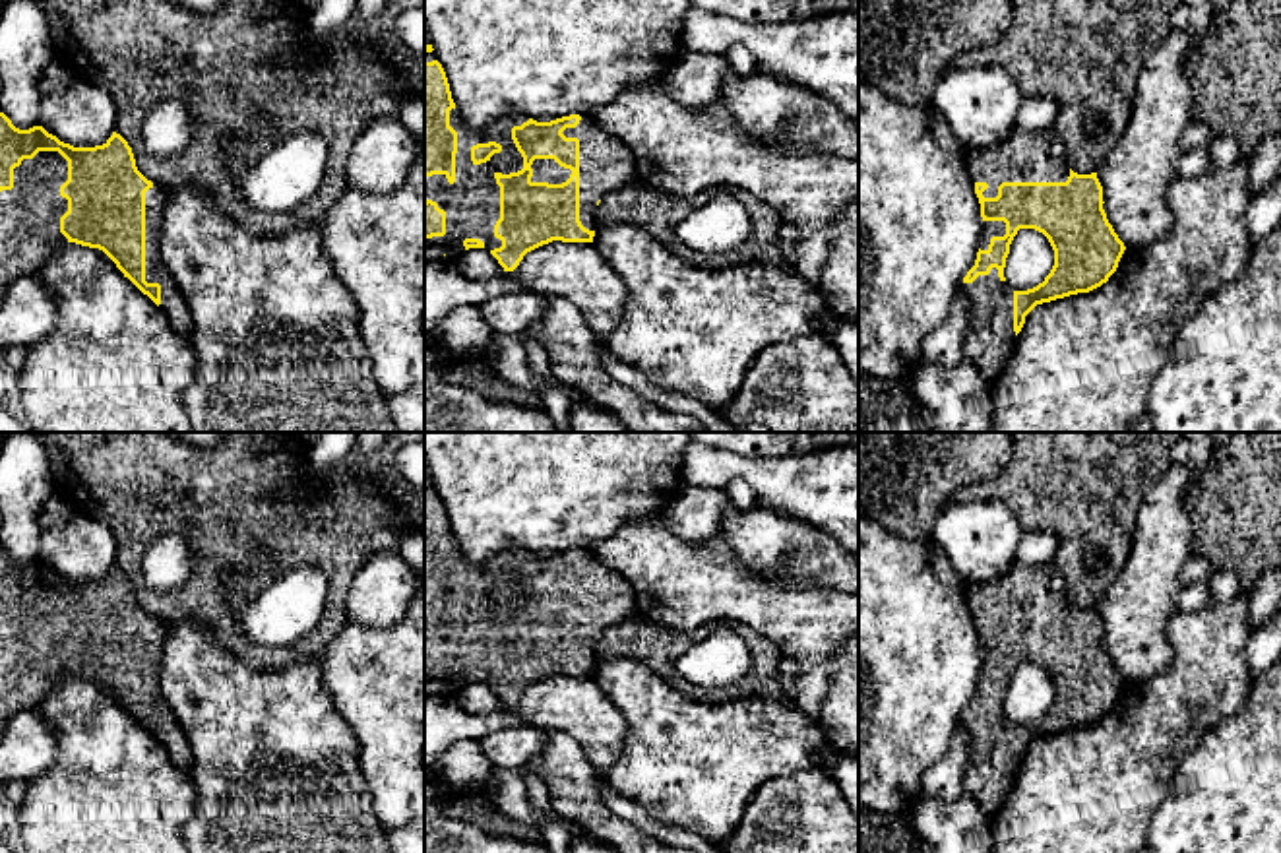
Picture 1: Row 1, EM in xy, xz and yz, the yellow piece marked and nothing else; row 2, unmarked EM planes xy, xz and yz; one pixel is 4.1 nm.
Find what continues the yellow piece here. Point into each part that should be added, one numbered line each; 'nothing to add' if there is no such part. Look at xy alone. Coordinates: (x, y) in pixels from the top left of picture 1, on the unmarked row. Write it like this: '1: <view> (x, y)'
1: xy (30, 648)
2: xy (173, 739)

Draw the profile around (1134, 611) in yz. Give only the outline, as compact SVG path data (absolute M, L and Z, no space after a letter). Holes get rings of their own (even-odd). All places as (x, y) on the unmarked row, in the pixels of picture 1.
M1186 461L1171 463L1145 490L1124 566L1097 603L1107 653L1126 682L1147 680L1172 665L1174 649L1167 638L1167 622L1180 613L1180 591L1190 584L1207 585L1215 574L1207 558L1190 553L1192 523L1184 508L1190 475Z

